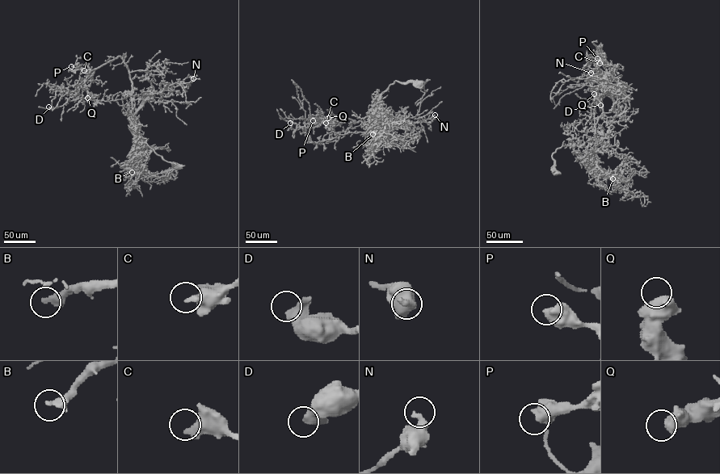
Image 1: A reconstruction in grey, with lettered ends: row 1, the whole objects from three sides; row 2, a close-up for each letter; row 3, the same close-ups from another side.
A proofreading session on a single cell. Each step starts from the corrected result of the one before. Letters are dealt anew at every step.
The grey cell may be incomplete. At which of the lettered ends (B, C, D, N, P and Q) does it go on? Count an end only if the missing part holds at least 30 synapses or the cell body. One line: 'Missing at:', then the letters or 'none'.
Missing at: B

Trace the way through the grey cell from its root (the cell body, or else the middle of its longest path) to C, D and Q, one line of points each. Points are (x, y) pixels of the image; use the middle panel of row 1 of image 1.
C: (419, 84), (391, 84), (381, 96), (379, 119), (371, 128), (342, 116), (326, 123)
D: (419, 84), (391, 84), (371, 128), (338, 116), (290, 123)
Q: (419, 84), (391, 84), (381, 96), (379, 119), (371, 128), (338, 116), (328, 127), (328, 118)

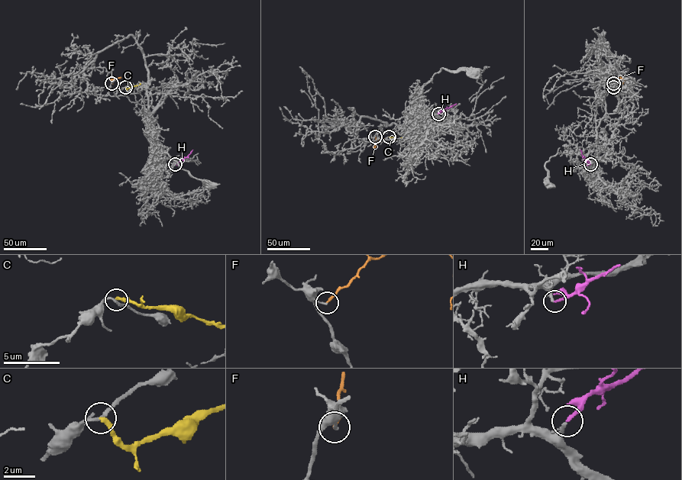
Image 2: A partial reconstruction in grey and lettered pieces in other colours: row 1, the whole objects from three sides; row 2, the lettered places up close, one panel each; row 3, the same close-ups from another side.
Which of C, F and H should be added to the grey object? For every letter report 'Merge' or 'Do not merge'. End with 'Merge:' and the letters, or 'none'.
C: Do not merge
F: Do not merge
H: Merge
Merge: H

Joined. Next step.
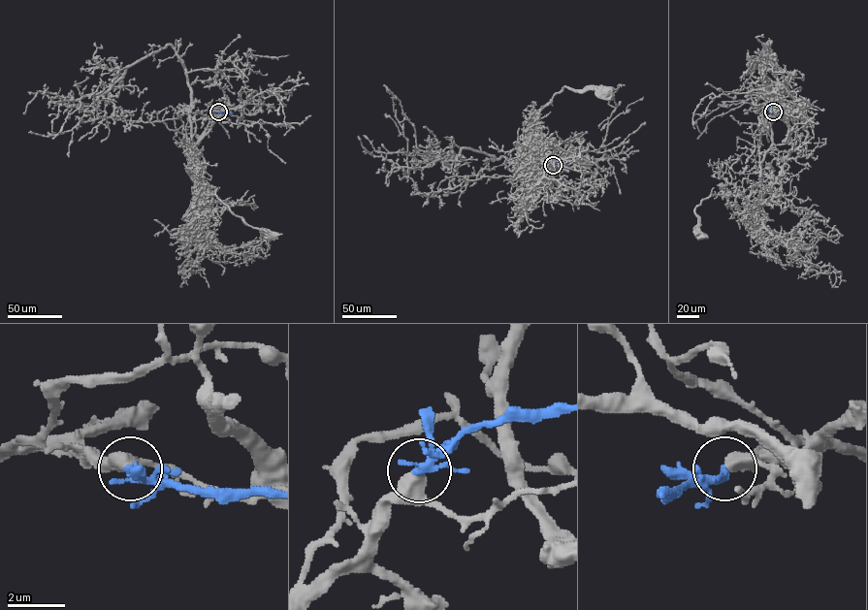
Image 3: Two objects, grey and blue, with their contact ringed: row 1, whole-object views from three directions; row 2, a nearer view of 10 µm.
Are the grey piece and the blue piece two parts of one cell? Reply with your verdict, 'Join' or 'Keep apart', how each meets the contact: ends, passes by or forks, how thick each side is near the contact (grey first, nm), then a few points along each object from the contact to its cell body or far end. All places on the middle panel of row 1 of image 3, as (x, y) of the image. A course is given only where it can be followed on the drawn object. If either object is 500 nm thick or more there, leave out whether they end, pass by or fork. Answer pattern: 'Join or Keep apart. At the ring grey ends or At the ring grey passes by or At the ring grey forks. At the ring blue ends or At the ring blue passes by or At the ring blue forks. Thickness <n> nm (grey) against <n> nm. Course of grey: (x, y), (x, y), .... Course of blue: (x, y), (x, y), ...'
Join. At the ring grey passes by. At the ring blue passes by. Thickness 400 nm (grey) against 240 nm. Course of grey: (553, 165), (544, 175), (541, 183), (530, 183), (530, 152), (538, 129), (538, 112), (563, 87), (606, 92). Course of blue: (553, 165), (562, 161), (565, 167)

